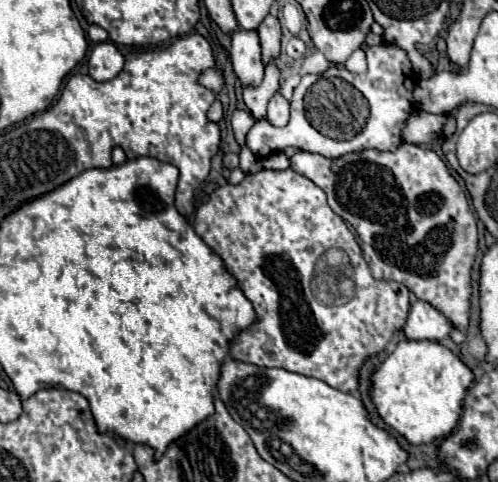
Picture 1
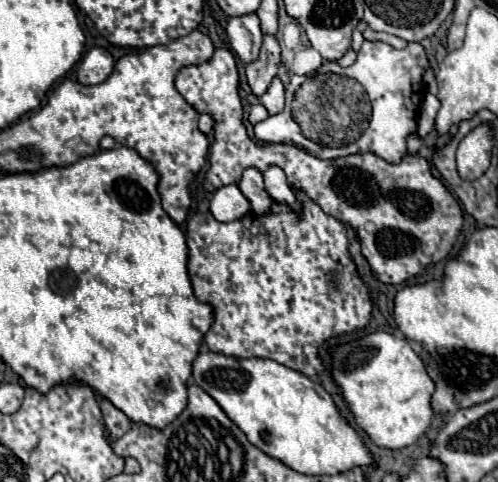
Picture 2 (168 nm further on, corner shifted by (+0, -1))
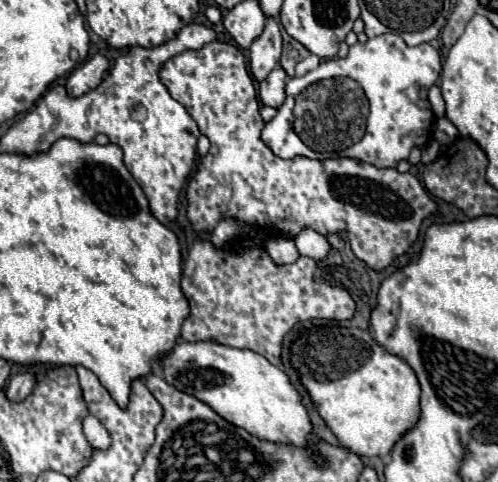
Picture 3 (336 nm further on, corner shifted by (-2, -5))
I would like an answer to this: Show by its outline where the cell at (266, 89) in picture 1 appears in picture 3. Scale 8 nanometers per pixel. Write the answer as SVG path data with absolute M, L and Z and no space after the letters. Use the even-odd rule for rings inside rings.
M269 18L263 34L249 48L249 66L257 82L265 80L281 58L281 32L277 20Z

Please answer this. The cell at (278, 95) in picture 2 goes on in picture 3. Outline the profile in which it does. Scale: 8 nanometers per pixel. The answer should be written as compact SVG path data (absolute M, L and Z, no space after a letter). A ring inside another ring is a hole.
M277 66L261 84L259 84L259 96L265 106L279 108L285 102L285 82L287 74L281 66Z

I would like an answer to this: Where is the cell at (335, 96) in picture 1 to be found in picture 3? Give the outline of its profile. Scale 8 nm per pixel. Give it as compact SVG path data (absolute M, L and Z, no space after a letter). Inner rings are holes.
M381 34L381 36L375 36L375 38L369 38L365 44L357 42L355 46L349 48L349 54L347 58L331 58L331 60L323 60L319 64L317 70L311 70L309 74L305 76L295 76L295 78L289 78L287 82L287 98L283 102L283 106L277 110L275 118L271 122L265 124L263 132L261 132L261 138L263 142L279 156L279 158L295 158L295 156L309 156L313 160L329 160L329 158L355 158L355 160L361 160L361 162L369 162L377 168L397 168L397 164L401 160L407 160L409 158L409 152L413 146L423 146L429 138L431 138L431 132L433 132L433 112L431 112L431 104L427 100L427 92L431 88L431 84L437 82L439 78L439 72L441 72L441 58L439 58L439 52L431 46L431 44L419 44L415 48L407 46L401 36L397 34Z

